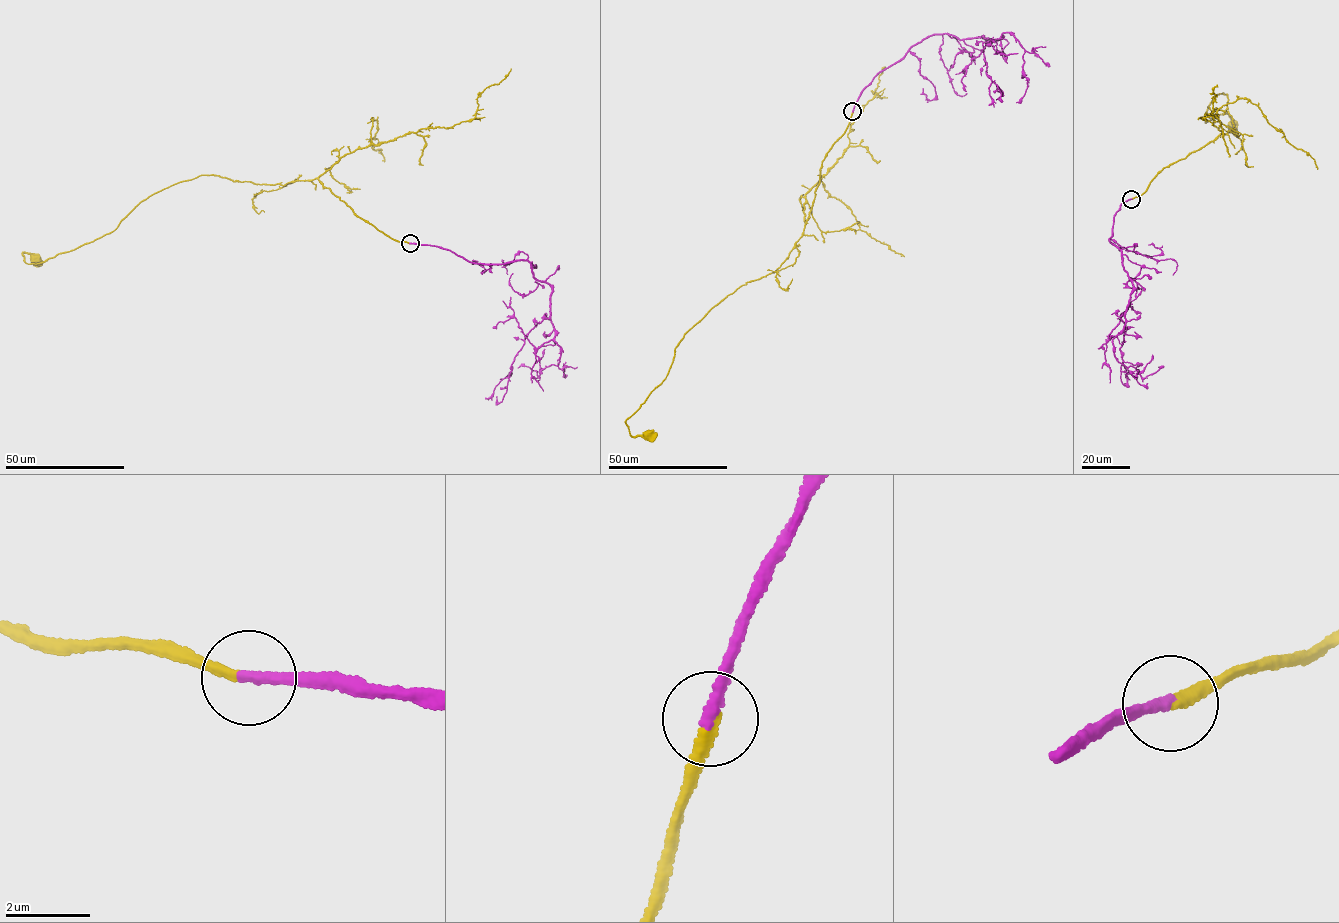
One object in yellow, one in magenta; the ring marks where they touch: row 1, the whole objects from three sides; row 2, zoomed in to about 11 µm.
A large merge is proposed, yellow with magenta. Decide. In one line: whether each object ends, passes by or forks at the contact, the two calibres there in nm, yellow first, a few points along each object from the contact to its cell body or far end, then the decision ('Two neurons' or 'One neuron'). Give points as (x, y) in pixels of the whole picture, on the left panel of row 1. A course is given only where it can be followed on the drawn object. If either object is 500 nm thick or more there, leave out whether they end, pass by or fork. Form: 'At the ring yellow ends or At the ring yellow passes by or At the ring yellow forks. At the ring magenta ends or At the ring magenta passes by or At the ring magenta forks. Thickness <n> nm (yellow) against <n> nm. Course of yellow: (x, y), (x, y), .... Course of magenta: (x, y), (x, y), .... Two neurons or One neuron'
At the ring yellow ends. At the ring magenta ends. Thickness 240 nm (yellow) against 280 nm. Course of yellow: (410, 243), (317, 178), (215, 174), (154, 193), (90, 243), (37, 264), (22, 255), (34, 257). Course of magenta: (410, 243), (471, 262), (526, 259), (533, 277), (551, 286), (557, 365), (539, 377), (518, 367). One neuron

